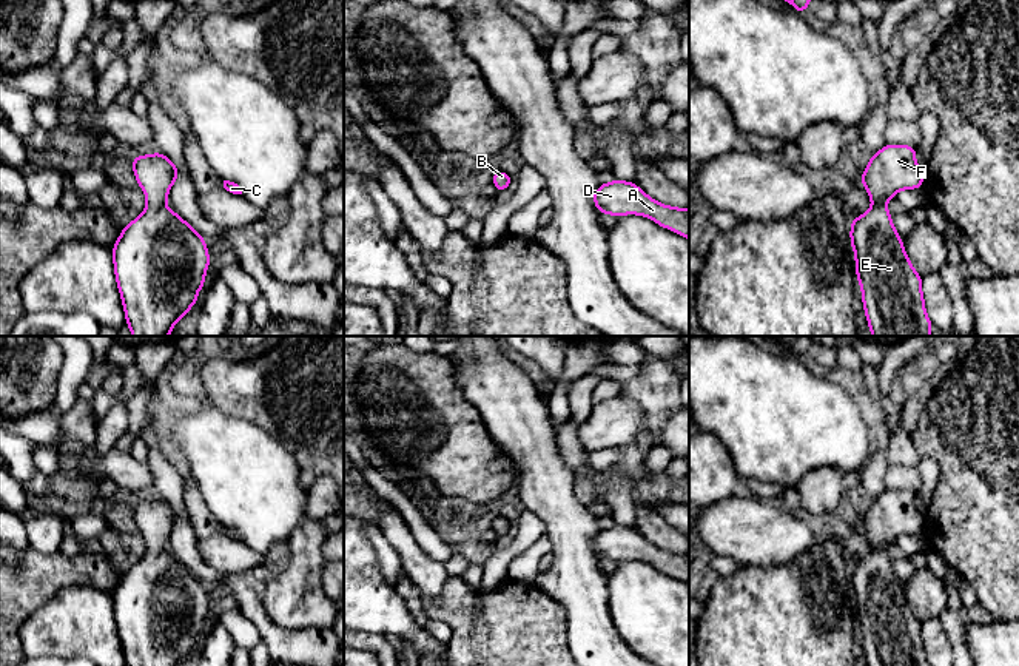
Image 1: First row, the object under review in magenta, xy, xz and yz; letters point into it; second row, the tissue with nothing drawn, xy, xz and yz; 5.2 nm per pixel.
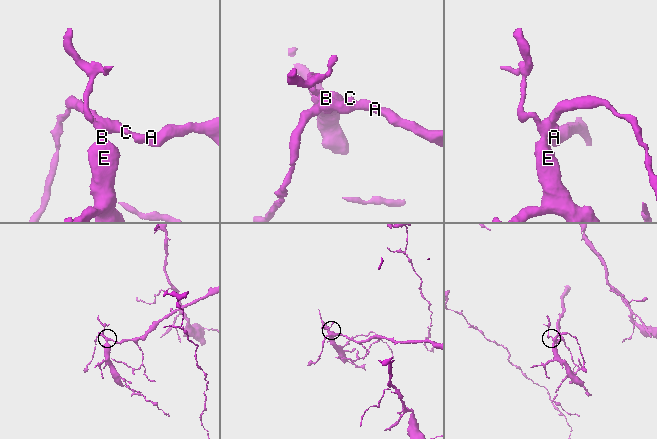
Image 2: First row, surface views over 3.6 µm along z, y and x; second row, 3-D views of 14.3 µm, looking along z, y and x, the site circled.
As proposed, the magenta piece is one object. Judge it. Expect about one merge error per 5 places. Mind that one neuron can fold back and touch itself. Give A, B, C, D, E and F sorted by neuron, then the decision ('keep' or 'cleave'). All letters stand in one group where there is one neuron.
A B C D E F; keep

